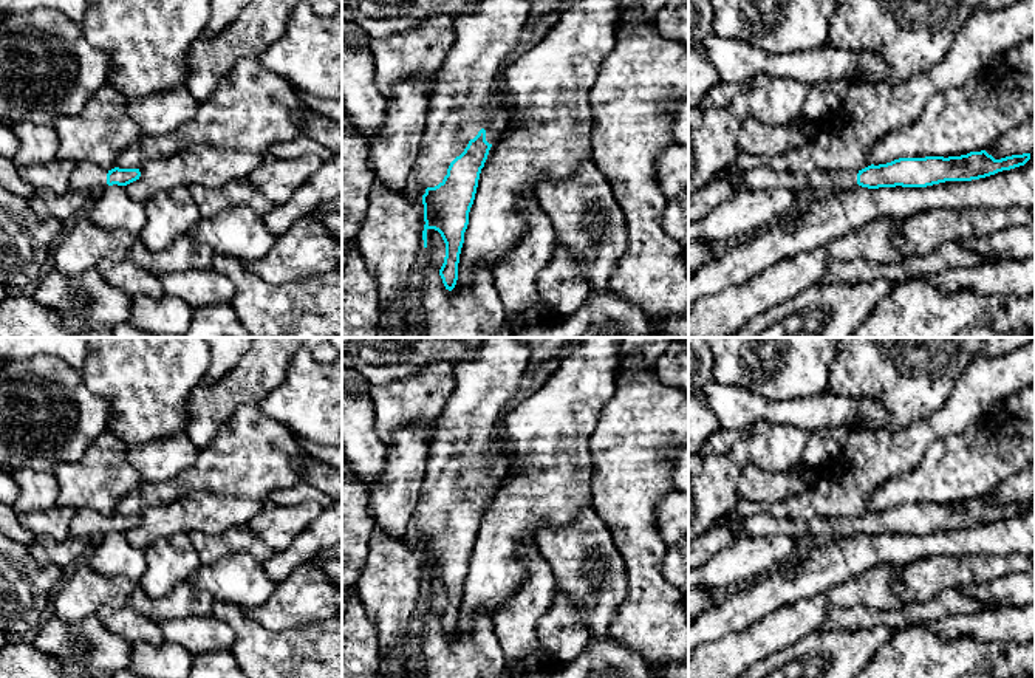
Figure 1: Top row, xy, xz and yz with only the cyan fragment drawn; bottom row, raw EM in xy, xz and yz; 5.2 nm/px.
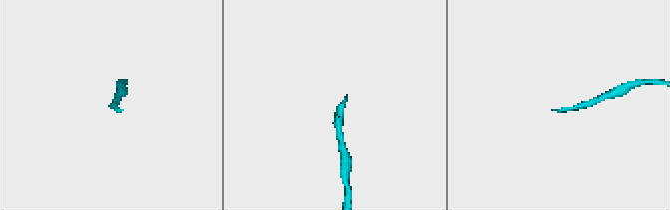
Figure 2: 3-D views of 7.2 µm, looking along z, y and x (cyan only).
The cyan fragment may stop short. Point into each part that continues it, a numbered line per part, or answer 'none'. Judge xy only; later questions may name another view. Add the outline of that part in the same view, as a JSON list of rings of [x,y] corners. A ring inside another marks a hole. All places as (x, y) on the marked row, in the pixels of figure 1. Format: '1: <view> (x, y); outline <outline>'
1: xy (85, 175); outline [[[82,161],[74,166],[70,176],[70,186],[74,190],[101,190],[108,186],[107,173],[108,170],[96,166],[94,163]]]

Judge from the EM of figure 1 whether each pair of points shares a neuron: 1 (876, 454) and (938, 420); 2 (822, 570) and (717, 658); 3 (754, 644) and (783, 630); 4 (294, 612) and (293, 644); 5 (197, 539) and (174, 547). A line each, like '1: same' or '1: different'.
1: same
2: different
3: same
4: different
5: different

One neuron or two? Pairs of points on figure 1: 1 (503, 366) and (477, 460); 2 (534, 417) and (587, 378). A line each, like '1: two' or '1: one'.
1: one
2: one

